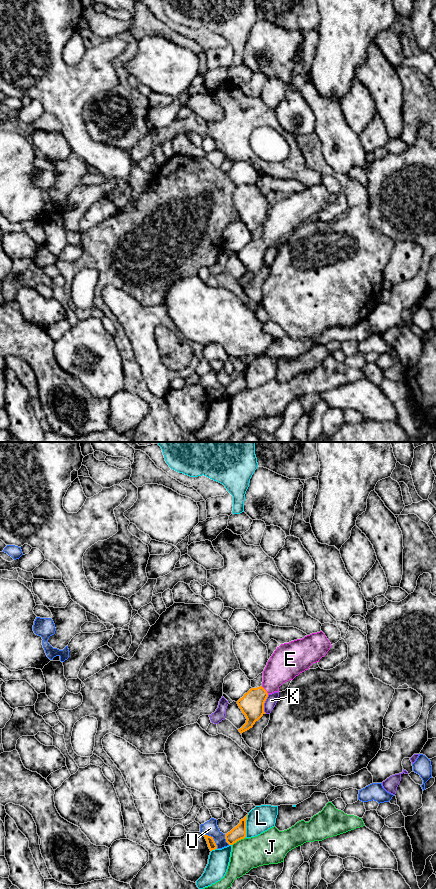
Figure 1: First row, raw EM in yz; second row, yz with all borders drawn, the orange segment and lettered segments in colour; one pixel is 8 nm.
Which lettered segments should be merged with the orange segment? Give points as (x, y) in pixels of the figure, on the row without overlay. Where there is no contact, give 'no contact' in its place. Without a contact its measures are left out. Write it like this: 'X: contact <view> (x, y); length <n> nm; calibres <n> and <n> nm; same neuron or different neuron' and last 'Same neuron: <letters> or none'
E: contact yz (265, 242); length 90 nm; calibres 190 and 240 nm; same neuron
J: contact yz (238, 392); length 120 nm; calibres 110 and 260 nm; different neuron
K: contact yz (263, 256); length 150 nm; calibres 190 and 90 nm; different neuron
L: contact yz (245, 378); length 190 nm; calibres 110 and 200 nm; different neuron
U: contact yz (213, 391); length 160 nm; calibres 70 and 120 nm; different neuron
Same neuron: E

